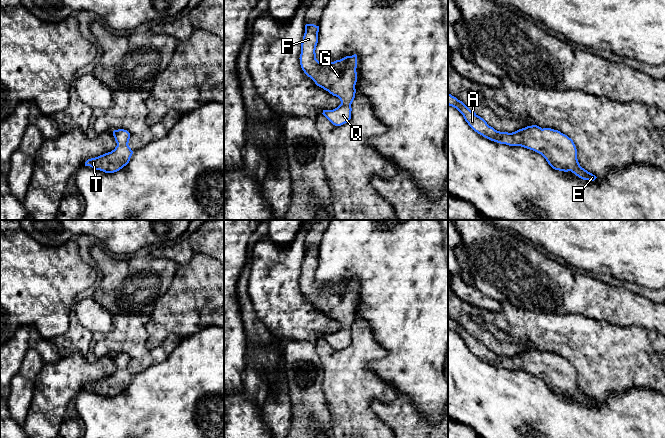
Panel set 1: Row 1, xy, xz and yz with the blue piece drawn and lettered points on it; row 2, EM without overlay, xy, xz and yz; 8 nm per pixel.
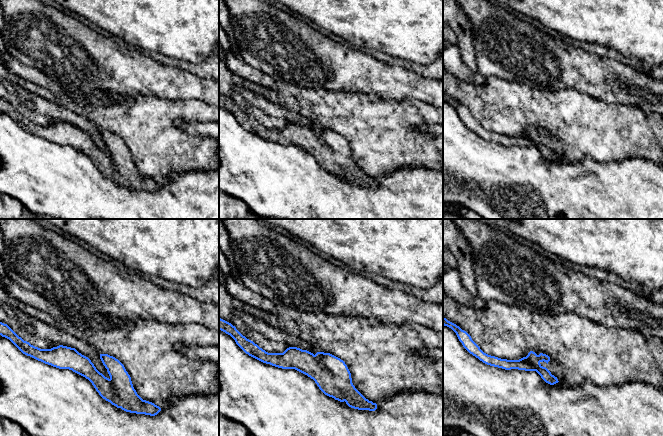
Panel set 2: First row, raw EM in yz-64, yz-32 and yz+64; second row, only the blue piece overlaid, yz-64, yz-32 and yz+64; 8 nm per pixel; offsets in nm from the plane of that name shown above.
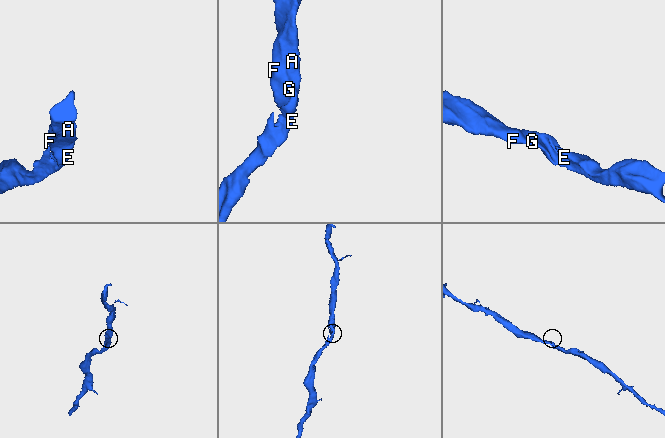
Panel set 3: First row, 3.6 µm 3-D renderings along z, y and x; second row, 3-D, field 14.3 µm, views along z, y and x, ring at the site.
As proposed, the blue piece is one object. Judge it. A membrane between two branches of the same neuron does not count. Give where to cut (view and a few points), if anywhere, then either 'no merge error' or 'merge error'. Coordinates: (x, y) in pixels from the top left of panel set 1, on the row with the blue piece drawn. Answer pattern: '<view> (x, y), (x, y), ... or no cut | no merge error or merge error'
no cut | no merge error

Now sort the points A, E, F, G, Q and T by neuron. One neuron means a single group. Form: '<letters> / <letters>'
A E F G Q T

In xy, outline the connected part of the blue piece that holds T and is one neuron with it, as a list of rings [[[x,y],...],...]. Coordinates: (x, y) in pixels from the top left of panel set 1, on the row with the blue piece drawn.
[[[118,129],[113,131],[113,136],[117,143],[115,149],[98,157],[88,159],[85,166],[90,166],[105,173],[114,173],[129,163],[133,154],[128,145],[130,133],[127,130]]]

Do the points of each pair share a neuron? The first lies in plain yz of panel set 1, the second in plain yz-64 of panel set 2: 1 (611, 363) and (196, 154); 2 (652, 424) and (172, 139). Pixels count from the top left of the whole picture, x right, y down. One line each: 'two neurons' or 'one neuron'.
1: one neuron
2: two neurons

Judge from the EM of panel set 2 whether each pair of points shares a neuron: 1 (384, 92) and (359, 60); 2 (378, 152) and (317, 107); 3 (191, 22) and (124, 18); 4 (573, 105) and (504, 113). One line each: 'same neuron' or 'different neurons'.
1: same neuron
2: same neuron
3: same neuron
4: same neuron

